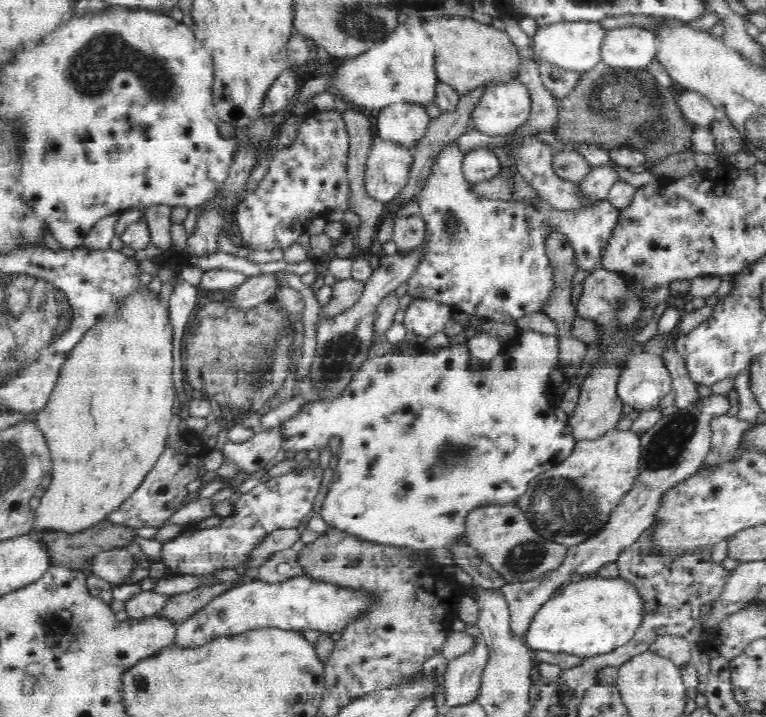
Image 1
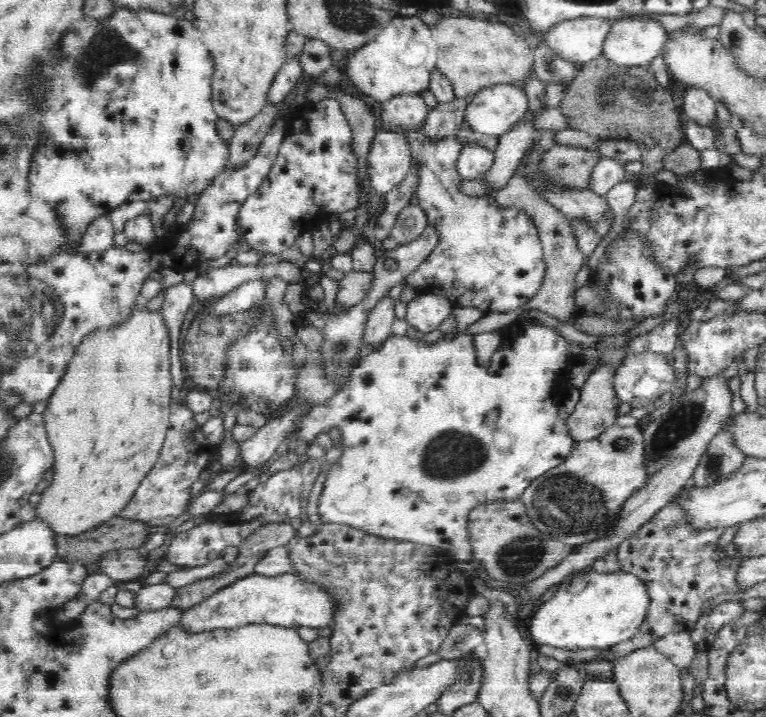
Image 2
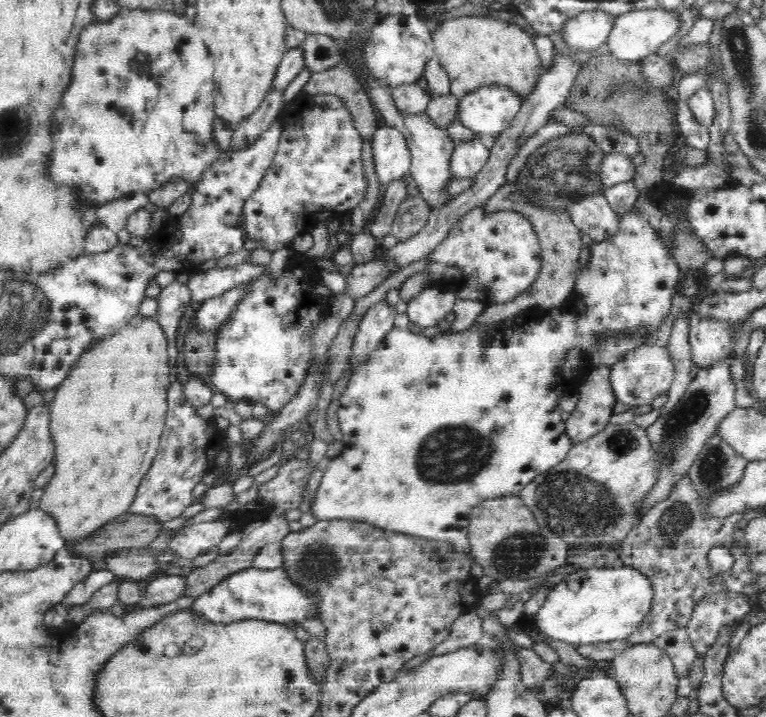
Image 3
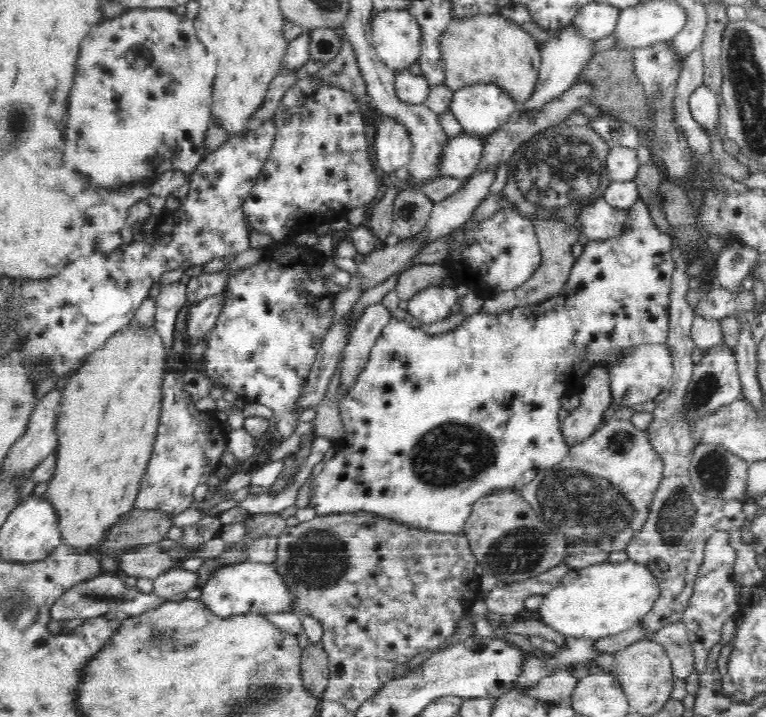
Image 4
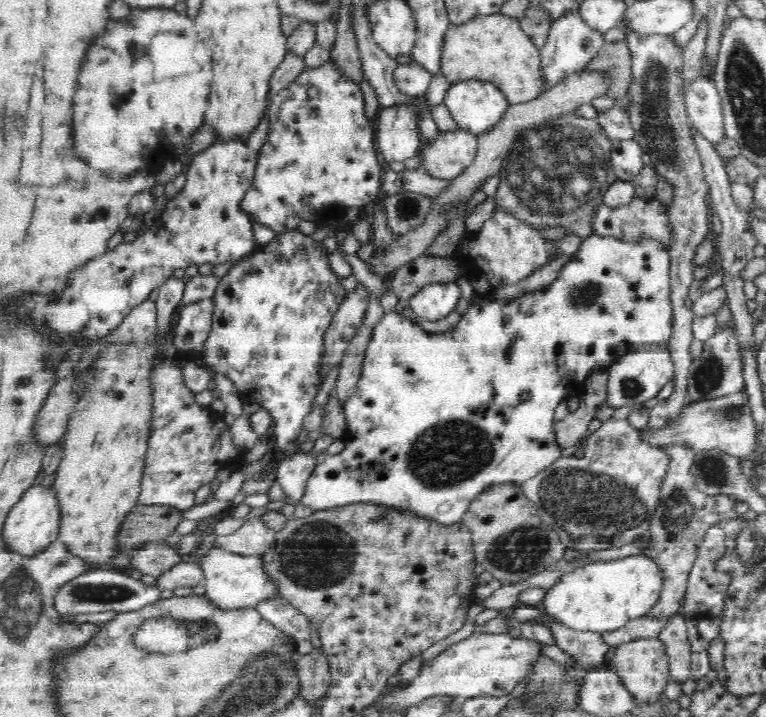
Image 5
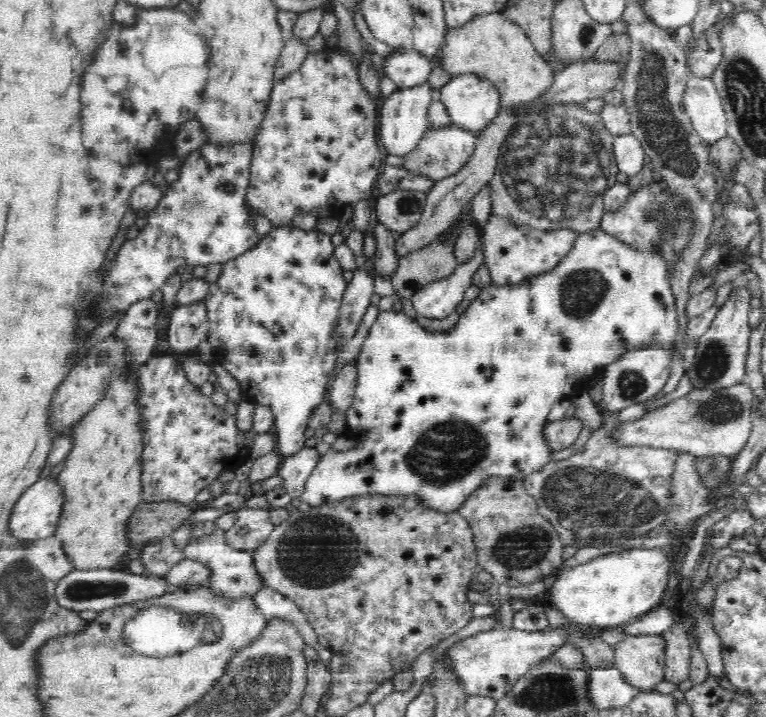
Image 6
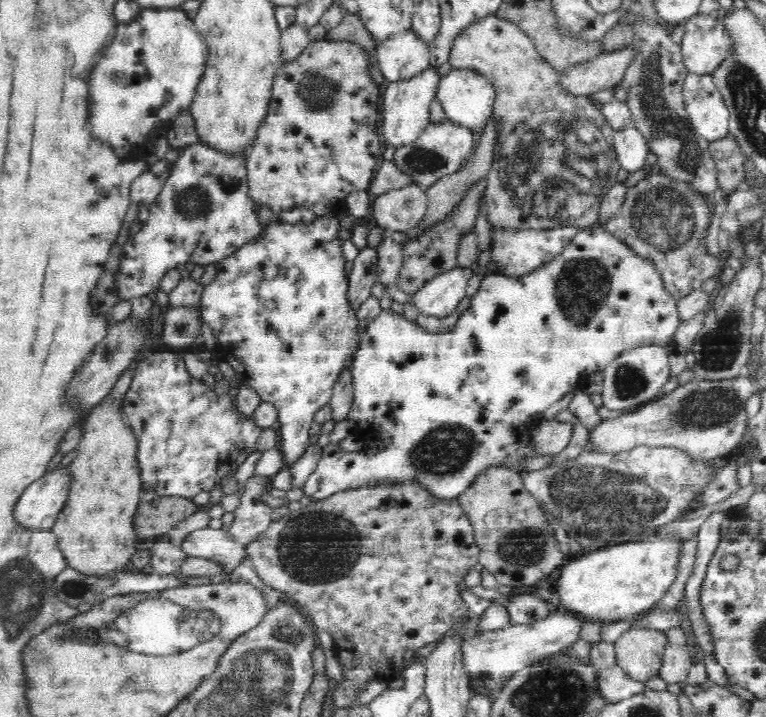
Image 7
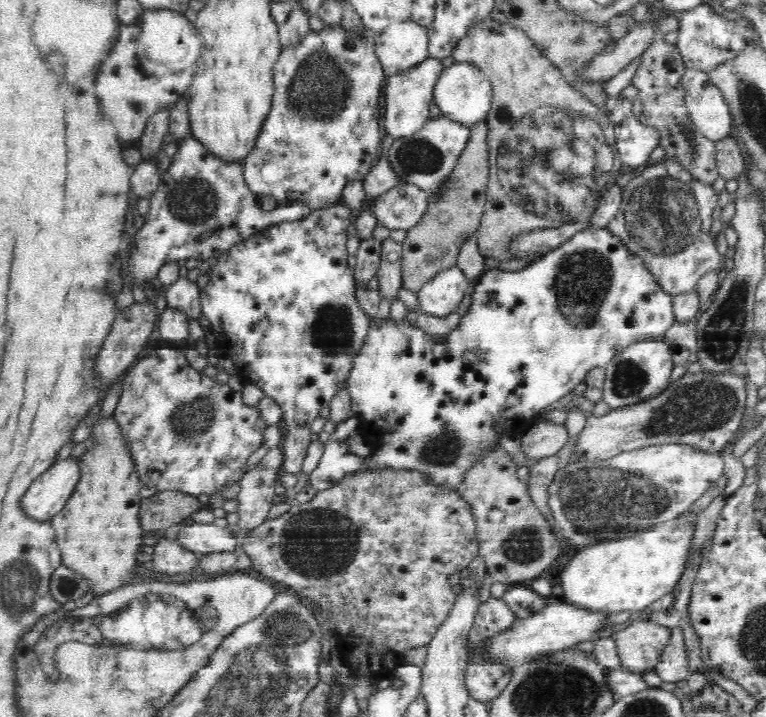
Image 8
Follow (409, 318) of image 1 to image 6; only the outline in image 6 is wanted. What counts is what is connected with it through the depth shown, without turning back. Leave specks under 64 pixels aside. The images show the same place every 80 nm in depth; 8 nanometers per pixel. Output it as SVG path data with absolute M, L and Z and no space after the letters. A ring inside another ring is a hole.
M477 243L474 256L465 264L459 264L454 276L438 280L423 287L412 296L412 306L418 316L436 319L438 322L456 311L463 301L466 289L471 285L474 274L483 265L484 254Z

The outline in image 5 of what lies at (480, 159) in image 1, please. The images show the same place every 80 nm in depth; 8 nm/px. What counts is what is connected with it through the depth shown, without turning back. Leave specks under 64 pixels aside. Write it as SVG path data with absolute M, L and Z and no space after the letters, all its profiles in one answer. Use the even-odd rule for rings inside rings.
M462 130L442 133L425 152L423 168L436 178L453 180L470 168L477 154L477 135Z

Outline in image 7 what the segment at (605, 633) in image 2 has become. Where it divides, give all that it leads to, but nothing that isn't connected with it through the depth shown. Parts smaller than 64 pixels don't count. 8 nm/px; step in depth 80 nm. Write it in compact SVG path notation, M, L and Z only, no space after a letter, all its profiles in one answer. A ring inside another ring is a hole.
M644 539L596 550L584 558L567 560L555 584L563 612L582 622L603 624L644 616L656 608L676 580L681 544L678 539Z

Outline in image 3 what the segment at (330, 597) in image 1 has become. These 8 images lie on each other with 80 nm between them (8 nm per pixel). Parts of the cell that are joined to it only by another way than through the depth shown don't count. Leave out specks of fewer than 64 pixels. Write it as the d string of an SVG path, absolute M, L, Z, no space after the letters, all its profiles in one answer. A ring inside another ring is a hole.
M252 566L224 579L210 592L204 593L192 603L188 611L196 621L210 625L231 625L245 620L259 620L297 626L306 620L321 620L321 604L321 596L296 584L285 568L266 571Z

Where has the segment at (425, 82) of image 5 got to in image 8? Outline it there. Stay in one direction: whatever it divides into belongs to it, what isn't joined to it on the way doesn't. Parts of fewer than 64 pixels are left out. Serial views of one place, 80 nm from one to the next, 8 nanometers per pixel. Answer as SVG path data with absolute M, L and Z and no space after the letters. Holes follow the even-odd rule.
M414 21L396 23L374 38L375 55L385 76L402 76L429 57L429 34Z

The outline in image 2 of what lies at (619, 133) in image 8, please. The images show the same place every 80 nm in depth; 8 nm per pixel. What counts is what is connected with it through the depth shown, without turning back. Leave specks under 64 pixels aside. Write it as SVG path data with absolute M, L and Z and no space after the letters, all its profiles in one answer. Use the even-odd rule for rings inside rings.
M602 157L588 176L586 189L605 197L615 184L624 180L627 180L624 165L616 159Z

